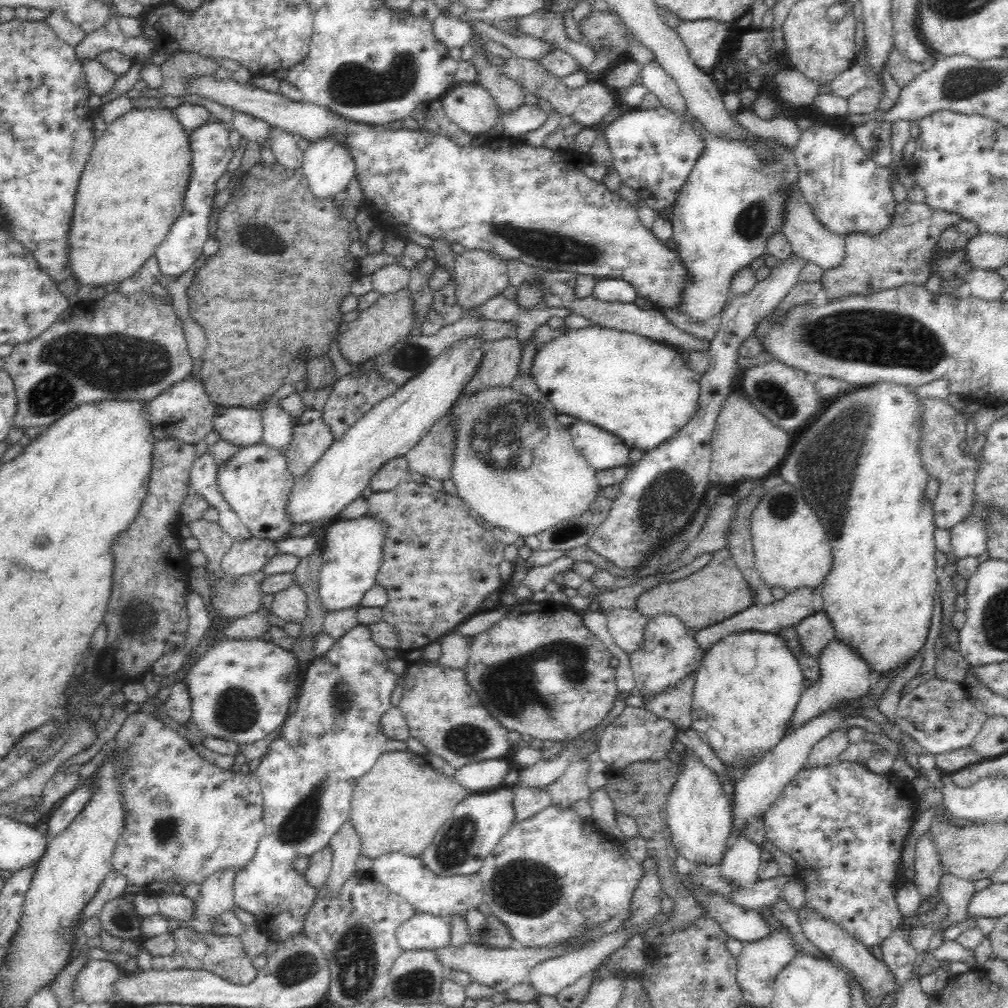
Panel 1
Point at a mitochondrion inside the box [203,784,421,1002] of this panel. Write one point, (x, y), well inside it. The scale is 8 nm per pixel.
(300, 966)

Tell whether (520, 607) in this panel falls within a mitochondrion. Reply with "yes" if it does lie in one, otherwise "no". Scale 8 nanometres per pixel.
no

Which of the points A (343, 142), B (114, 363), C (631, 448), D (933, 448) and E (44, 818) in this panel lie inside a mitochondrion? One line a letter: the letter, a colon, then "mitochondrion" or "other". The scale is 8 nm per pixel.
A: other
B: mitochondrion
C: other
D: mitochondrion
E: other

